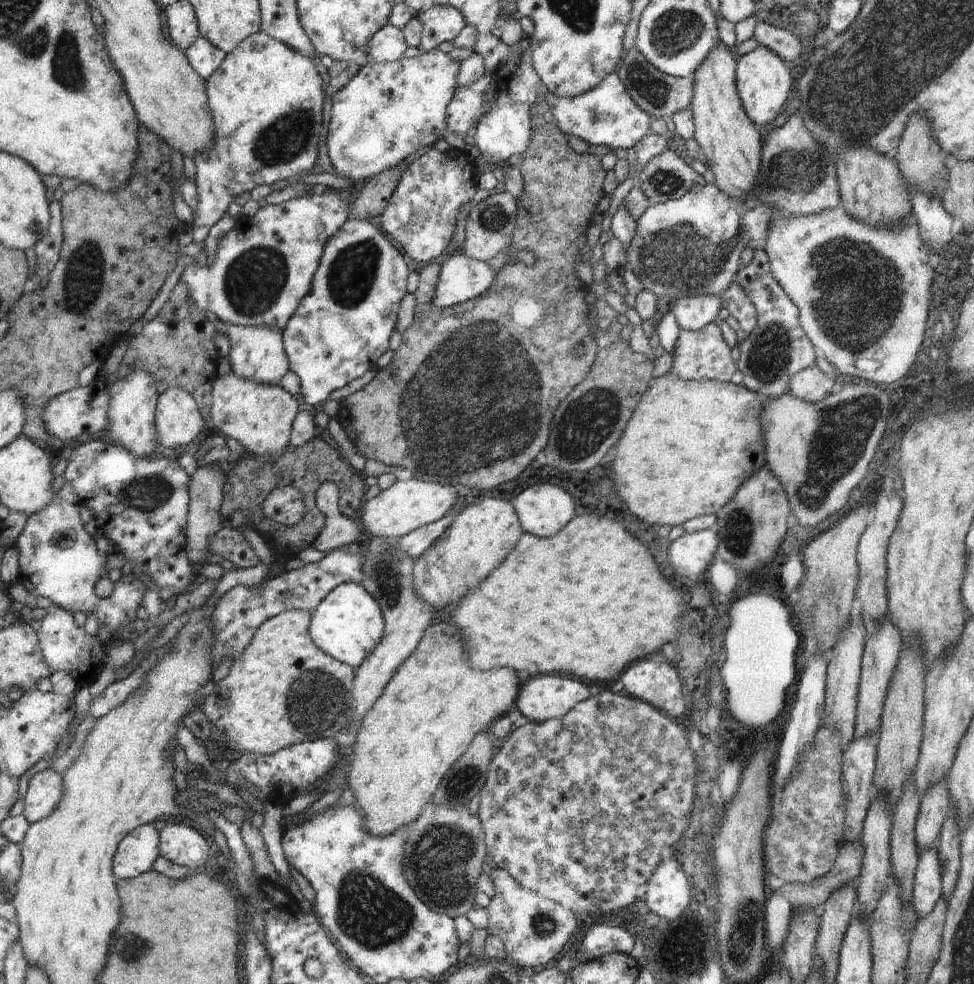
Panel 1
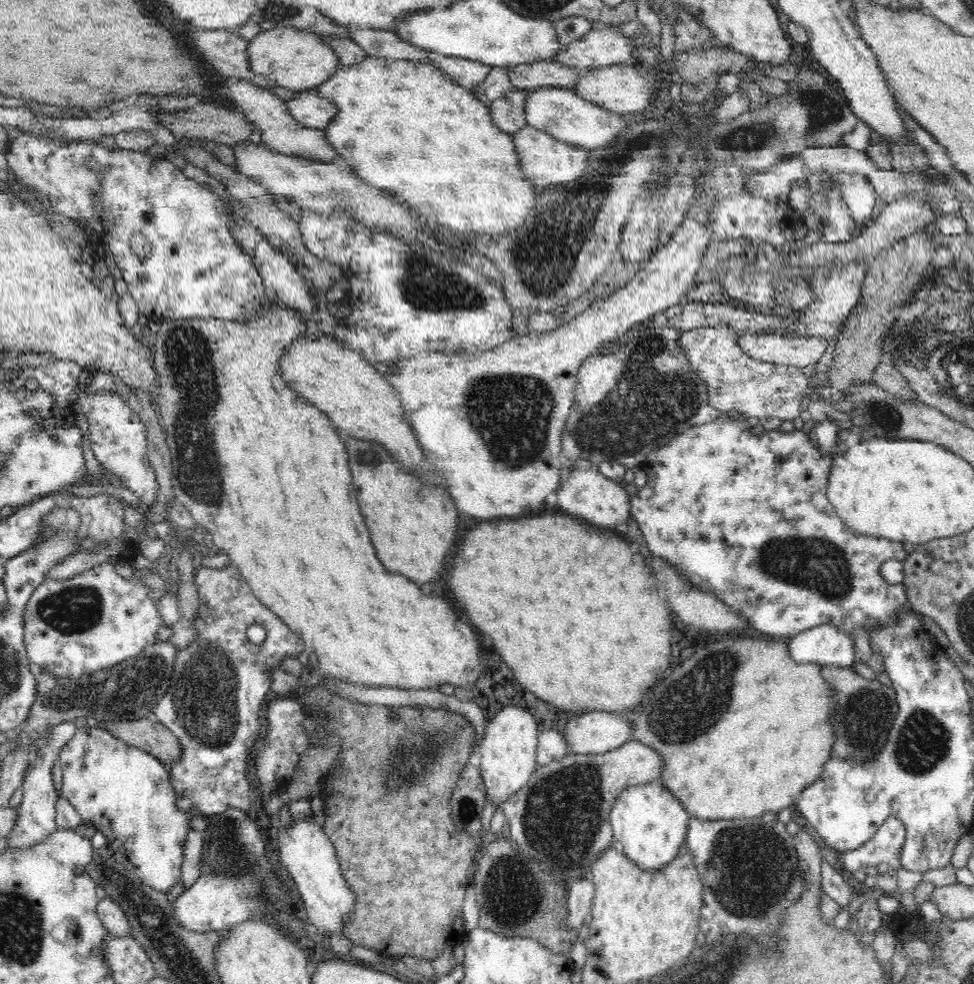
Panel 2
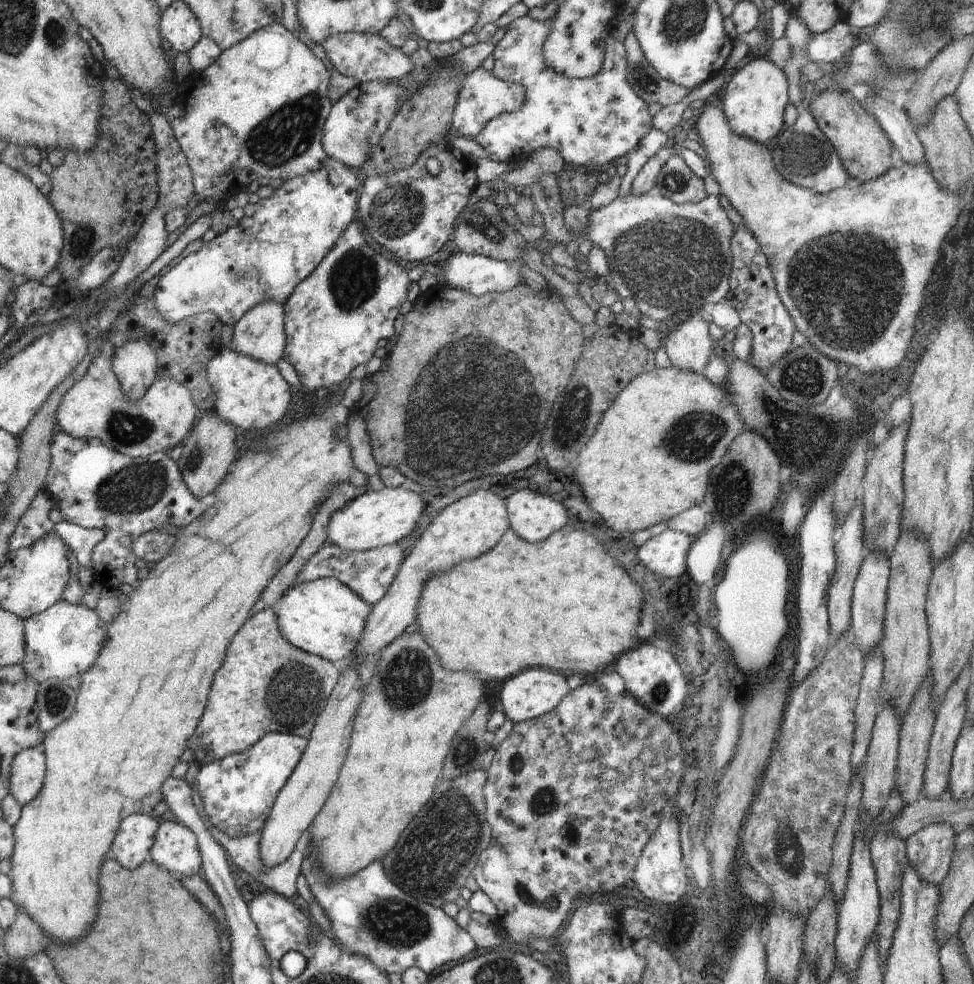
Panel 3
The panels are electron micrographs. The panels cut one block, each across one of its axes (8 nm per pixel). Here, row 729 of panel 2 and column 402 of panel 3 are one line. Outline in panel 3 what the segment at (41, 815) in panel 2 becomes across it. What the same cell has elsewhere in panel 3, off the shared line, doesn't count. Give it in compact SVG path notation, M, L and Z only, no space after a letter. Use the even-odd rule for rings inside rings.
M334 34L334 36L326 38L326 42L322 42L321 47L336 70L344 76L350 76L357 84L382 79L400 79L412 72L414 68L408 55L403 54L400 48L394 48L392 44L388 44L379 34Z

